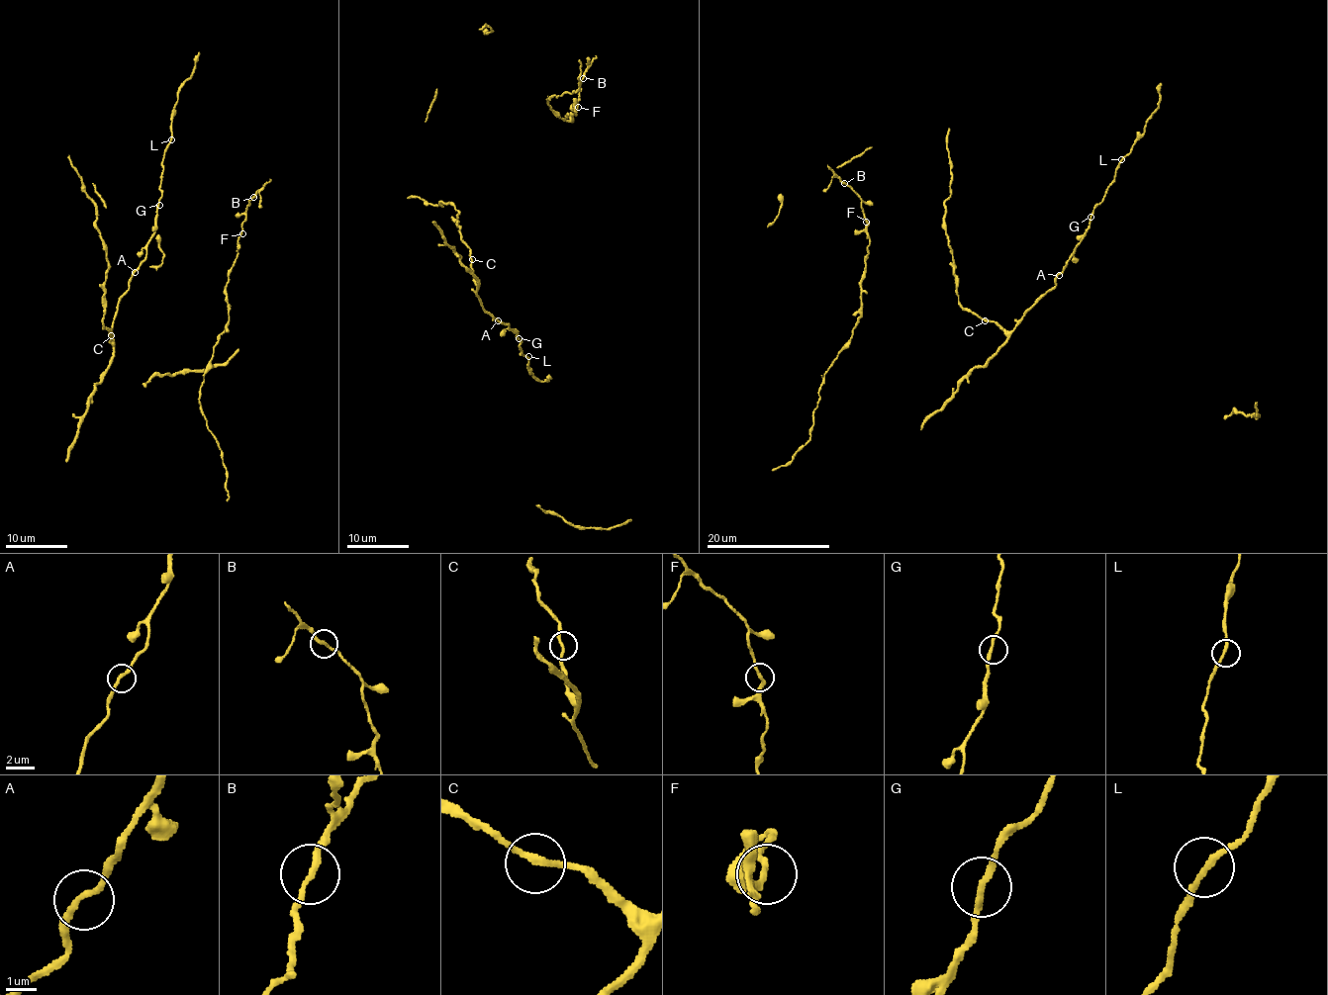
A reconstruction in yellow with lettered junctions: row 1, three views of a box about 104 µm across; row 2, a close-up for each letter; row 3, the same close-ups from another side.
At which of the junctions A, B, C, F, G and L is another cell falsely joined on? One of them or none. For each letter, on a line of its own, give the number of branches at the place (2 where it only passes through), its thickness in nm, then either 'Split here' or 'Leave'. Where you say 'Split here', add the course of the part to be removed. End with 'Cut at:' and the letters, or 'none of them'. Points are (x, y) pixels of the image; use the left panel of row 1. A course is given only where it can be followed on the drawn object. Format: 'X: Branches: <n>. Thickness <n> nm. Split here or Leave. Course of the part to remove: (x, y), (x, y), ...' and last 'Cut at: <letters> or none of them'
A: Branches: 2. Thickness 200 nm. Leave
B: Branches: 2. Thickness 200 nm. Split here. Course of the part to remove: (253, 198), (259, 192), (259, 207)
C: Branches: 2. Thickness 200 nm. Leave
F: Branches: 2. Thickness 190 nm. Leave
G: Branches: 2. Thickness 200 nm. Leave
L: Branches: 2. Thickness 200 nm. Leave
Cut at: B

